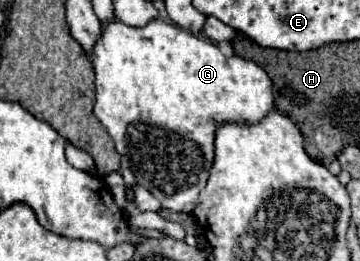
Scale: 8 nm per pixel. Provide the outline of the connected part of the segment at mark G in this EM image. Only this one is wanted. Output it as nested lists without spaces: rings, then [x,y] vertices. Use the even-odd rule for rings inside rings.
[[[111,19],[111,21],[103,23],[101,25],[101,35],[99,35],[99,39],[97,39],[97,43],[93,45],[93,51],[91,51],[91,65],[93,65],[93,71],[95,71],[95,107],[93,107],[93,113],[101,121],[101,125],[109,131],[111,139],[115,141],[115,147],[117,147],[119,155],[127,155],[129,167],[131,167],[137,183],[141,183],[147,191],[151,191],[151,195],[155,199],[159,199],[161,209],[193,213],[193,209],[199,205],[199,195],[205,189],[209,169],[211,169],[211,163],[213,163],[213,139],[215,139],[215,127],[219,123],[229,123],[229,121],[257,123],[259,119],[263,119],[263,115],[267,115],[267,111],[273,109],[271,79],[257,63],[241,59],[237,55],[225,57],[213,41],[207,41],[203,37],[195,37],[191,31],[185,31],[179,25],[165,23],[161,19],[151,19],[145,27],[129,27],[129,25],[121,23],[119,19]]]

